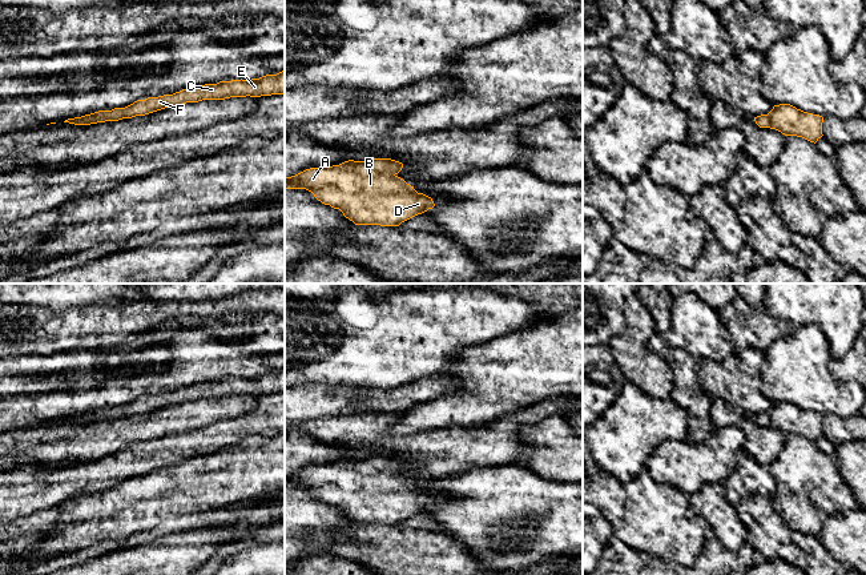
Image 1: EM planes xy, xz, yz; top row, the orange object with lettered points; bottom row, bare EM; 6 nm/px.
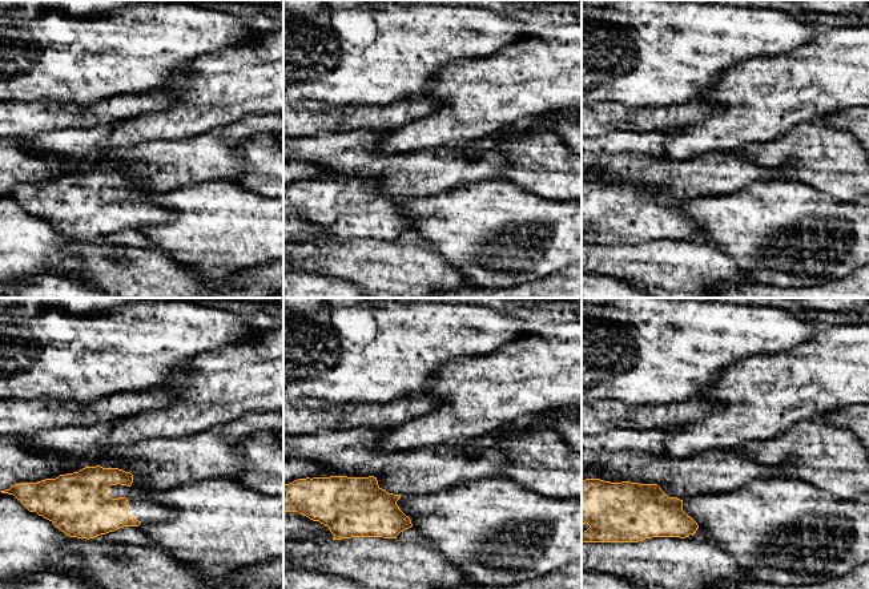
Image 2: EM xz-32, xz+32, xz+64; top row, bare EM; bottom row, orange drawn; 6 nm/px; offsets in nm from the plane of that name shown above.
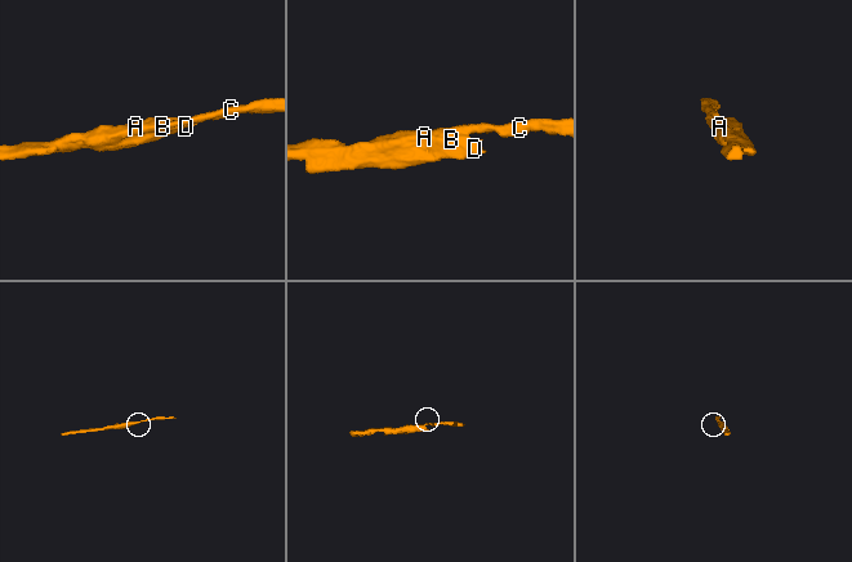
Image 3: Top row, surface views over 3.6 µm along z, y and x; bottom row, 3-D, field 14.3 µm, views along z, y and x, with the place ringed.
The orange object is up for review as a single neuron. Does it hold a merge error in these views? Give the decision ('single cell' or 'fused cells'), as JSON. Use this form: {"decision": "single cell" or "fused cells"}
{"decision": "single cell"}

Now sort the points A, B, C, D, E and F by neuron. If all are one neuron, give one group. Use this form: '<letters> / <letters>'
A B C D E F

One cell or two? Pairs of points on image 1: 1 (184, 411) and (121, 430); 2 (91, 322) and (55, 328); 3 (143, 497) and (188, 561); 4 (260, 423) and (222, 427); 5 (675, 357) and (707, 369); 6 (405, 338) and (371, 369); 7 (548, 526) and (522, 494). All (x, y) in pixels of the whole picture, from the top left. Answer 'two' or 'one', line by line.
1: one
2: one
3: two
4: one
5: two
6: one
7: one

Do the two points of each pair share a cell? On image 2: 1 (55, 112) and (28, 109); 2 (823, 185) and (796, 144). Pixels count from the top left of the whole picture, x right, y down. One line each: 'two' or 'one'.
1: one
2: one

